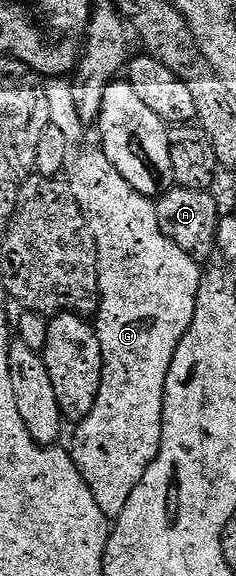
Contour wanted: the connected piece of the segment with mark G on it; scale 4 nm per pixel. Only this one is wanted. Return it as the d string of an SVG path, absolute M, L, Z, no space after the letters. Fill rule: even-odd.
M52 80L46 86L51 124L67 140L65 181L83 213L85 228L93 242L99 261L99 311L93 321L95 334L101 343L103 374L97 391L97 403L85 420L74 426L75 438L69 444L72 461L97 501L97 507L108 519L118 519L133 495L133 487L141 483L145 471L157 459L163 434L163 396L169 367L181 339L189 331L199 294L200 262L193 260L161 231L157 223L155 201L133 191L109 159L98 148L82 149L75 145L83 137L85 124L80 121L70 84Z

